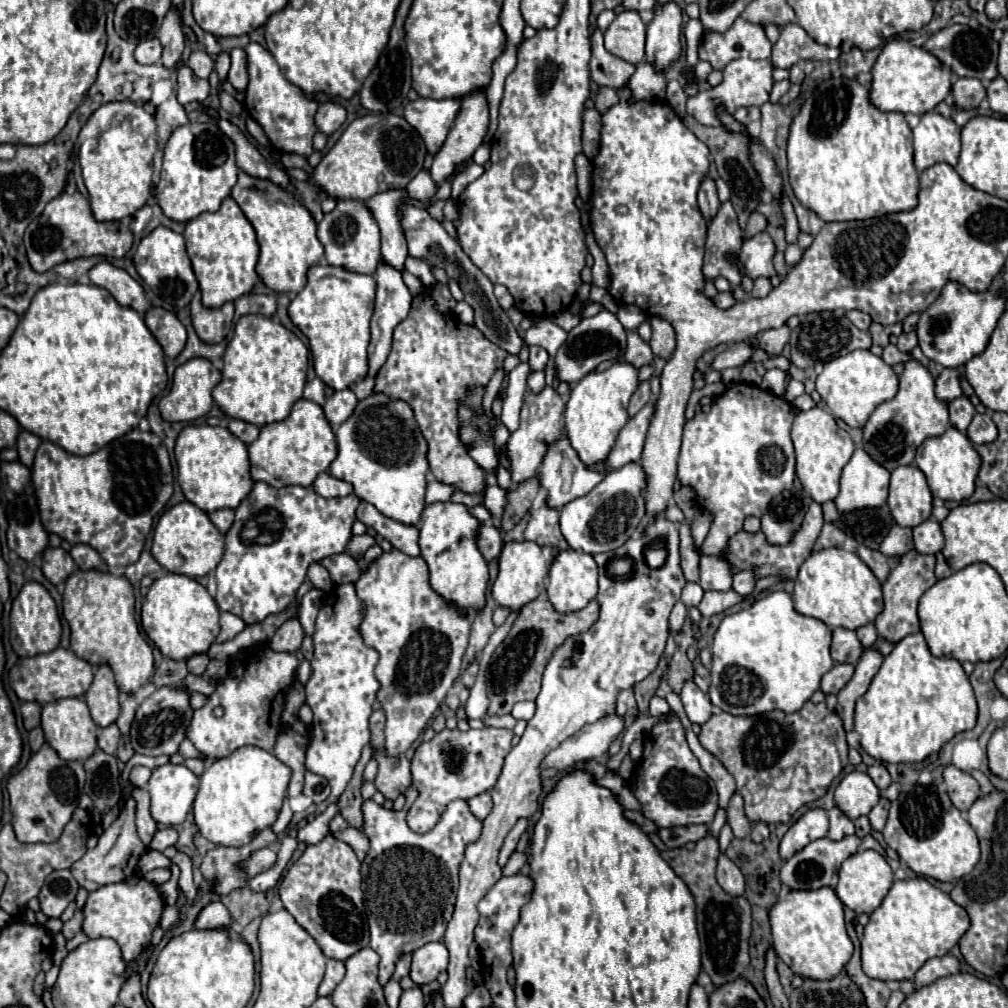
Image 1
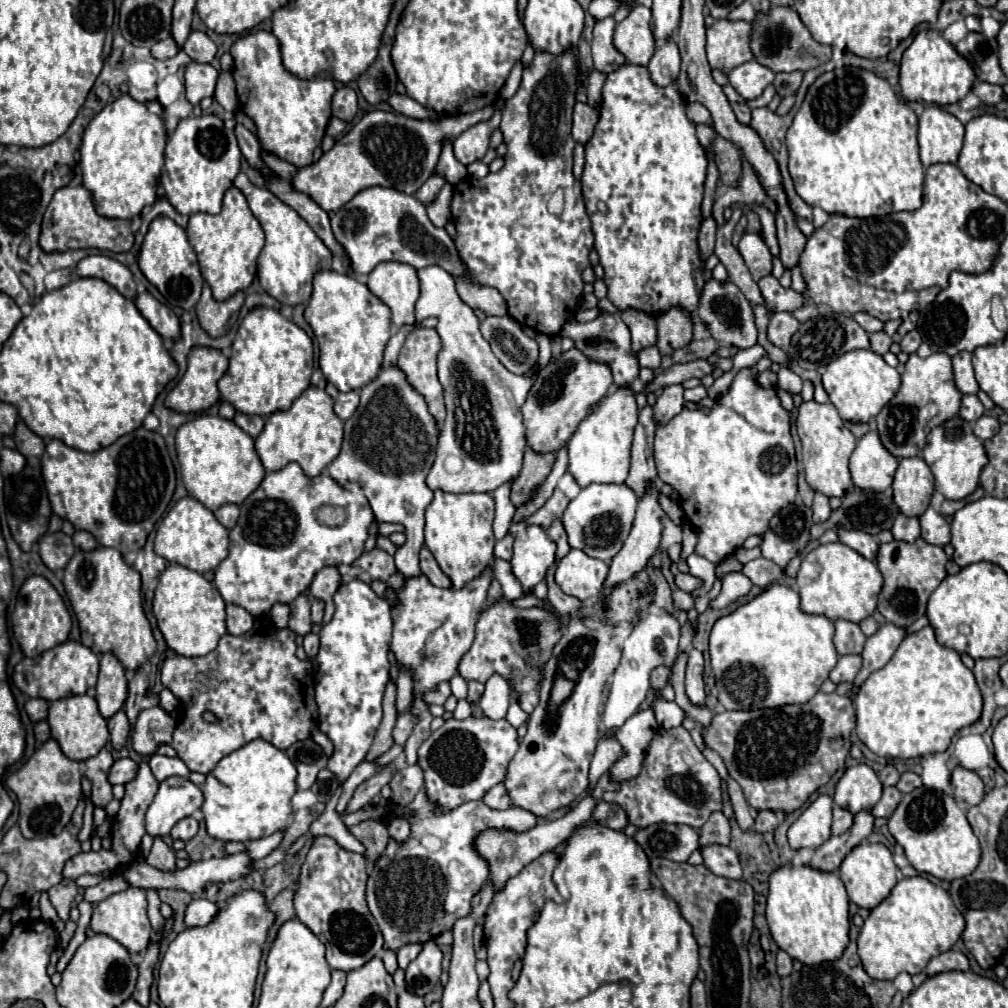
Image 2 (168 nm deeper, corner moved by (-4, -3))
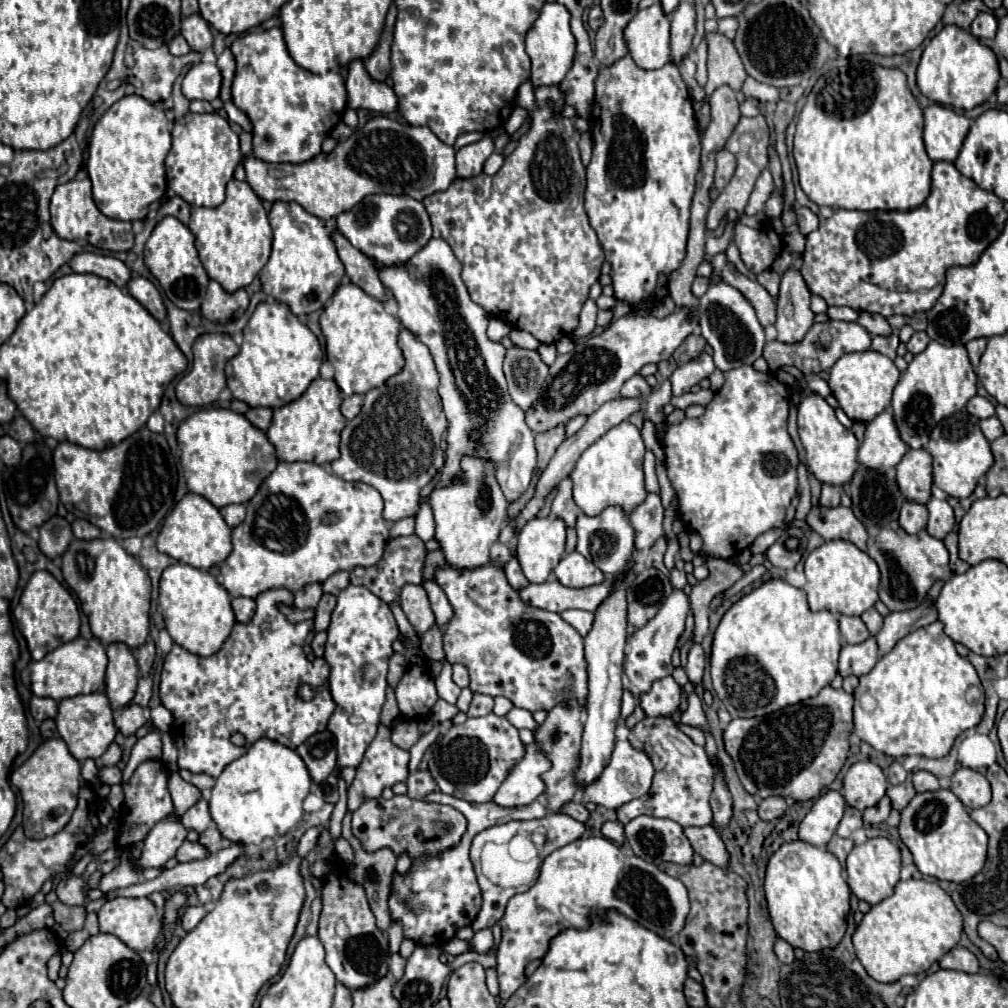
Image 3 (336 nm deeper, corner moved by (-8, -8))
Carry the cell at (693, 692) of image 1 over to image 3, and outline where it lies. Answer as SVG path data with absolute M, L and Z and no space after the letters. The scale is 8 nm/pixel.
M694 644L690 650L688 650L688 664L686 664L686 674L688 674L688 680L696 686L702 682L702 676L704 676L704 666L706 666L706 656L704 656L704 650L700 644Z

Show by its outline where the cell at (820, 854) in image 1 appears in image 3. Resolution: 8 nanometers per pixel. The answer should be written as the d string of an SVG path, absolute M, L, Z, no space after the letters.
M884 796L876 806L872 808L866 808L864 814L862 814L862 820L864 820L864 826L872 826L872 824L880 824L888 818L892 806L890 806L890 800Z

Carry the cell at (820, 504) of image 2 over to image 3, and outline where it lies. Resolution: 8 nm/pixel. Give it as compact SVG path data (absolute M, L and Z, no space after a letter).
M830 484L822 486L822 496L820 496L820 506L824 508L836 508L840 504L840 496L842 496L842 488L832 488Z

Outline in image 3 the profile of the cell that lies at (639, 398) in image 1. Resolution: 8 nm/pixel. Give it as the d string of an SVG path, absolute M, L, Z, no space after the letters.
M648 494L642 504L638 504L632 514L632 528L636 532L634 548L636 550L648 550L662 534L662 520L664 520L664 508L658 494Z

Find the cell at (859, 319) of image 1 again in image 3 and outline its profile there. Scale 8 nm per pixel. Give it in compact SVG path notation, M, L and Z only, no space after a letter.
M860 312L858 324L860 324L860 326L864 326L872 336L876 336L876 334L880 334L880 336L888 336L888 334L892 334L890 324L888 324L888 322L886 322L886 318L884 318L884 316L880 316L880 314Z

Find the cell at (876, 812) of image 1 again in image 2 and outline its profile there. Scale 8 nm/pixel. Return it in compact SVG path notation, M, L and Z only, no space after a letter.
M884 787L882 791L882 799L880 803L876 803L876 807L872 809L874 817L890 817L894 813L894 809L898 807L902 799L902 793L896 787Z

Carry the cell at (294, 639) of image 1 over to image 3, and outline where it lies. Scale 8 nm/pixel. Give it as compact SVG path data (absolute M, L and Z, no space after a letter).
M310 584L308 588L302 588L300 592L294 594L294 606L296 606L298 610L316 608L320 596L322 596L322 586L320 586L320 584Z

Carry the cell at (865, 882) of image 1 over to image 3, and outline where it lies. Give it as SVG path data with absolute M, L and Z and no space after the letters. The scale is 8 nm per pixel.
M872 838L866 844L852 848L846 860L846 874L848 886L856 894L856 898L874 906L880 900L892 896L894 886L900 880L900 850L888 838Z

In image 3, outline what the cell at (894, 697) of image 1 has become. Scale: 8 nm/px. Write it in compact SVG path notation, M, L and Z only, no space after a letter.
M938 620L932 622L932 624L928 624L928 626L924 626L924 628L918 628L918 630L912 632L912 634L908 634L908 636L902 638L886 656L882 656L882 658L876 662L876 666L872 668L872 672L860 678L860 684L858 684L858 688L856 688L854 698L856 698L856 702L854 702L854 732L858 734L858 738L860 738L862 742L870 744L874 750L884 752L884 754L894 756L894 758L912 756L912 754L926 756L926 758L944 758L944 756L950 752L950 748L952 748L952 744L954 744L954 740L956 740L956 736L962 734L962 732L968 730L968 728L974 728L974 726L982 720L982 714L984 714L984 688L982 688L982 684L980 684L980 678L978 678L974 666L972 666L966 658L962 658L962 656L956 652L954 642L944 634L944 626L942 626L942 622L938 622Z

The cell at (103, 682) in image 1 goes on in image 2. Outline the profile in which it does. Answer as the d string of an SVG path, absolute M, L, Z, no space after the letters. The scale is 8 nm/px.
M104 653L100 655L100 675L96 683L96 701L102 717L112 717L126 703L128 687L126 687L126 669L118 661L116 655Z

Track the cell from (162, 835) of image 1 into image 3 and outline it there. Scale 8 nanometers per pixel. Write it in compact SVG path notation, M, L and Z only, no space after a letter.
M200 800L198 804L194 804L184 816L182 816L182 824L186 830L196 830L198 834L202 834L208 826L210 826L212 818L208 812L208 802Z

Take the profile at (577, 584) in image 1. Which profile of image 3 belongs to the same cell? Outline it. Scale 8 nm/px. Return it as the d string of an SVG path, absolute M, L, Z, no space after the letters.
M580 552L566 554L554 572L558 582L568 588L586 588L604 582L604 572L586 560Z

